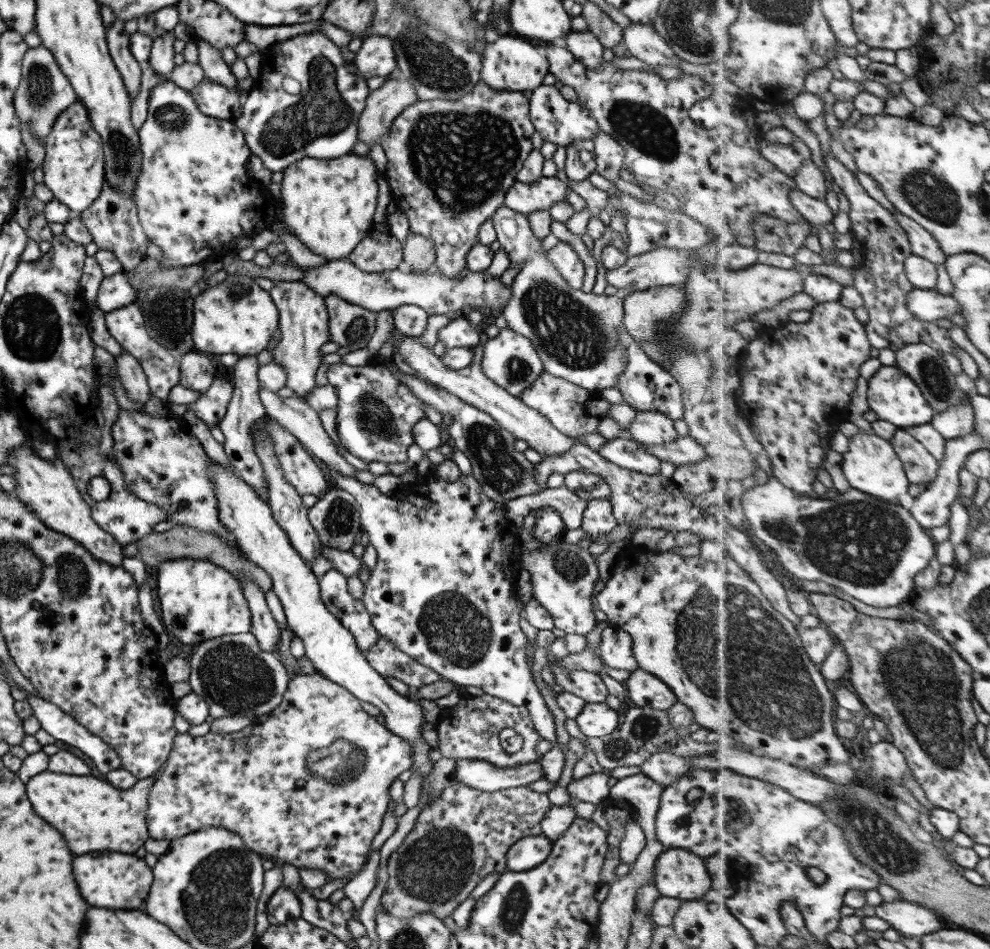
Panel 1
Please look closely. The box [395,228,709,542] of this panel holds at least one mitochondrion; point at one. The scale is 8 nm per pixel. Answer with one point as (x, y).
(569, 332)

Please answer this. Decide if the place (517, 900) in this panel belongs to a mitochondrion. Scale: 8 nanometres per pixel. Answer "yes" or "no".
yes

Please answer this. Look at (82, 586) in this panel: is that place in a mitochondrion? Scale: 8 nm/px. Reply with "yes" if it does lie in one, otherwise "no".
no

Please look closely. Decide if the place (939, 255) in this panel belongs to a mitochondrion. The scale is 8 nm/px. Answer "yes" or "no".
no

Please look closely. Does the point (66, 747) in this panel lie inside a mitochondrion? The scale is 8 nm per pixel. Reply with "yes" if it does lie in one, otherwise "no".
no

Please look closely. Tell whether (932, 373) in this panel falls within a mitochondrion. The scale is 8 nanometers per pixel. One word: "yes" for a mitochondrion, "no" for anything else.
yes

